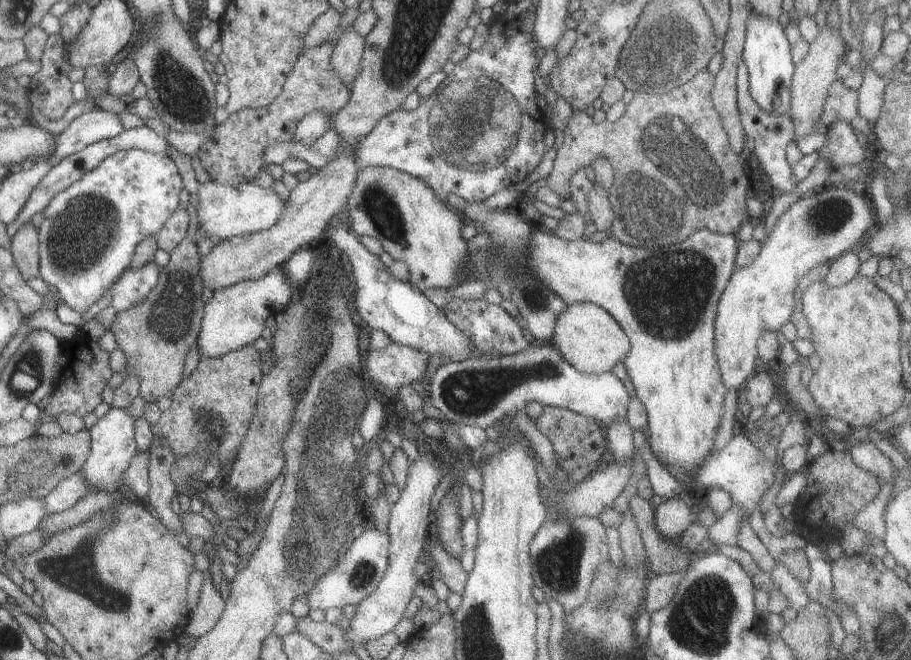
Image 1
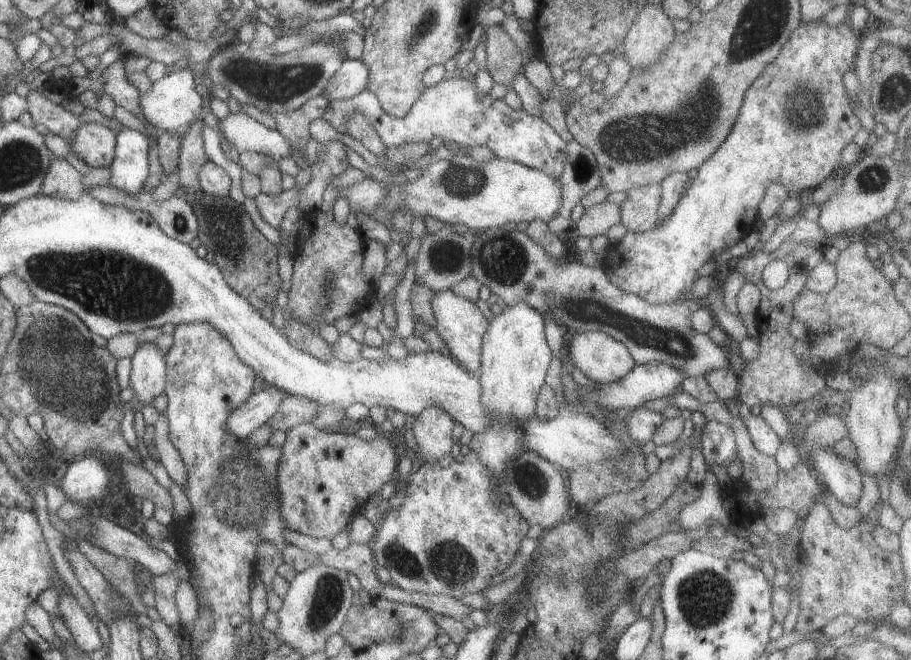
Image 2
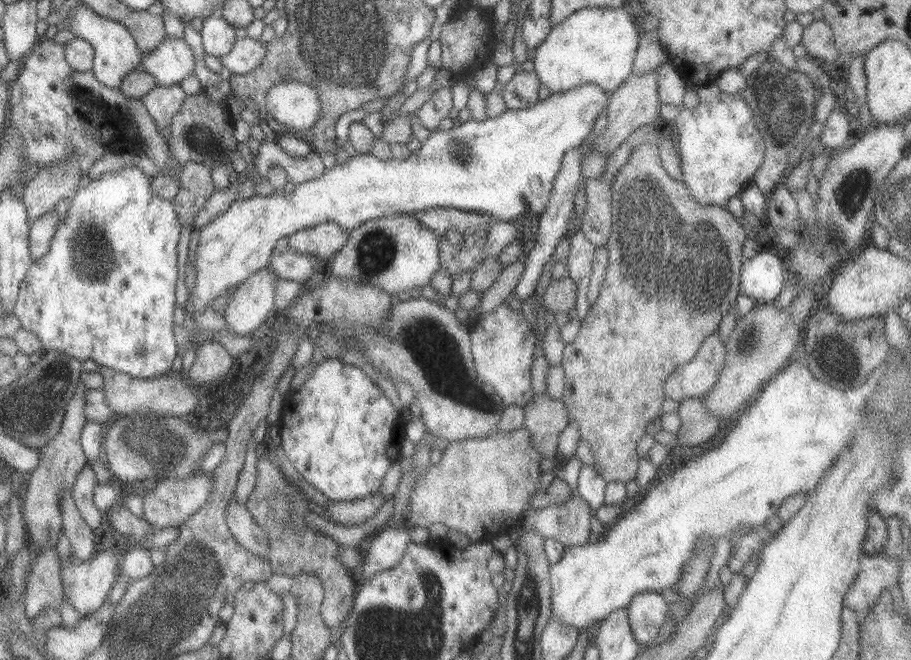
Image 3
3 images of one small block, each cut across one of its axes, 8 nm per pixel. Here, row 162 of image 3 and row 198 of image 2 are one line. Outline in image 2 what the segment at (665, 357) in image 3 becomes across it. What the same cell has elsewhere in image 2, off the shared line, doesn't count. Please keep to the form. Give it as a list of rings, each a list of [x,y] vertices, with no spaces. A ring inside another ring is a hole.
[[[659,183],[633,187],[624,193],[625,200],[617,205],[620,223],[632,233],[642,233],[652,229],[658,222]]]

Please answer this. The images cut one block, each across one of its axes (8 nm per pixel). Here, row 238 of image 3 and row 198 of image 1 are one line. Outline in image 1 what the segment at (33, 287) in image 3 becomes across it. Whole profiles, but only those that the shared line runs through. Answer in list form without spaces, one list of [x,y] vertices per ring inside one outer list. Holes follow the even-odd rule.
[[[141,149],[120,150],[110,154],[104,158],[95,168],[92,168],[88,173],[85,173],[81,178],[72,182],[60,190],[51,200],[47,206],[41,211],[43,214],[43,221],[39,224],[38,232],[38,276],[45,282],[45,284],[55,292],[55,300],[58,303],[63,303],[69,306],[71,310],[82,314],[86,308],[89,308],[93,302],[99,300],[108,288],[121,276],[121,273],[128,268],[131,257],[134,253],[134,248],[138,242],[141,242],[145,237],[154,235],[165,222],[166,218],[177,208],[177,195],[182,189],[182,180],[177,172],[175,163],[165,153],[152,153],[149,151],[142,151]]]

